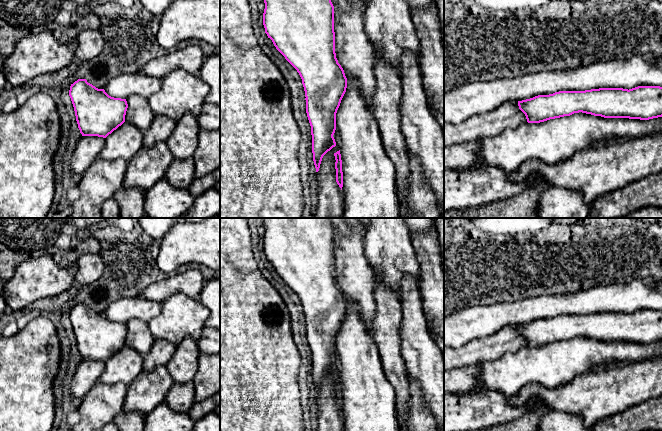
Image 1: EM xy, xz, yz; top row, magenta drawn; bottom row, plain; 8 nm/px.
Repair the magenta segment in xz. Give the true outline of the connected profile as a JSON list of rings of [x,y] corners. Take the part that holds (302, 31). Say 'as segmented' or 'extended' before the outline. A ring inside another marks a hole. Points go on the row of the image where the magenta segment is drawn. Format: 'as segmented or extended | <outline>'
as segmented | [[[264,0],[264,3],[265,9],[263,13],[263,25],[265,28],[265,33],[267,34],[268,38],[272,40],[276,49],[297,70],[302,79],[306,97],[306,113],[311,126],[313,161],[316,172],[318,172],[323,156],[336,146],[336,142],[333,137],[336,130],[336,113],[347,88],[347,78],[345,76],[343,68],[338,63],[335,53],[334,6],[331,0]]]

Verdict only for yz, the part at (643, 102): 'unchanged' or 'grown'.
unchanged

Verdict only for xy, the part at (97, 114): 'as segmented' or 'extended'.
as segmented

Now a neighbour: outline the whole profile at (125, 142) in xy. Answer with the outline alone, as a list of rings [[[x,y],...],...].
[[[124,122],[105,138],[99,158],[107,161],[123,159],[129,162],[142,148],[142,139],[143,132],[139,128]]]

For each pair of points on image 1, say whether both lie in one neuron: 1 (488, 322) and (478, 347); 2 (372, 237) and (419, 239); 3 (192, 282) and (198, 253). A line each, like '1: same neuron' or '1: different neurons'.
1: different neurons
2: different neurons
3: different neurons

